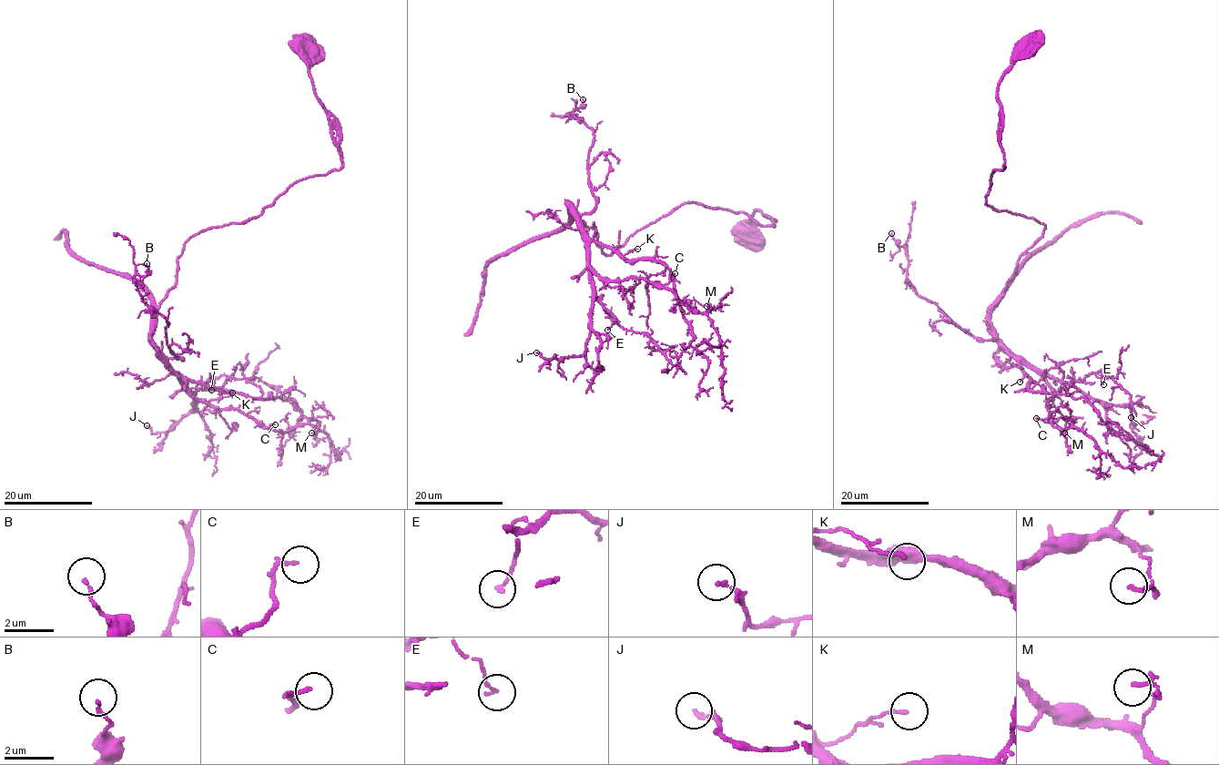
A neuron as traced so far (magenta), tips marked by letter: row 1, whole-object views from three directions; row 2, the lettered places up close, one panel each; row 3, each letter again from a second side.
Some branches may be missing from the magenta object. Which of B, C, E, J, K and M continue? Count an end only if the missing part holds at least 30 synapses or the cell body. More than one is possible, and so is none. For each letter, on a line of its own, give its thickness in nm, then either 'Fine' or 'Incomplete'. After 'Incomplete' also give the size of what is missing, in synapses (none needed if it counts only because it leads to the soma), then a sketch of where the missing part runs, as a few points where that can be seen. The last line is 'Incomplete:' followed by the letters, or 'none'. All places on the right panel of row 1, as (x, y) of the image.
B: Thickness 140 nm. Fine
C: Thickness 150 nm. Fine
E: Thickness 130 nm. Fine
J: Thickness 140 nm. Fine
K: Thickness 120 nm. Fine
M: Thickness 120 nm. Fine
Incomplete: none

